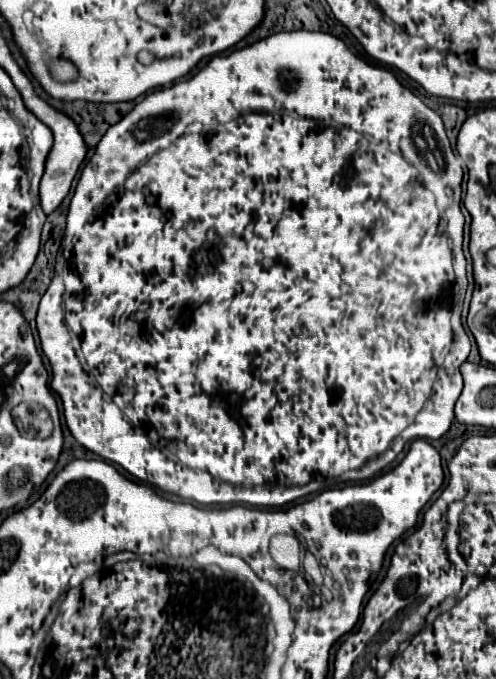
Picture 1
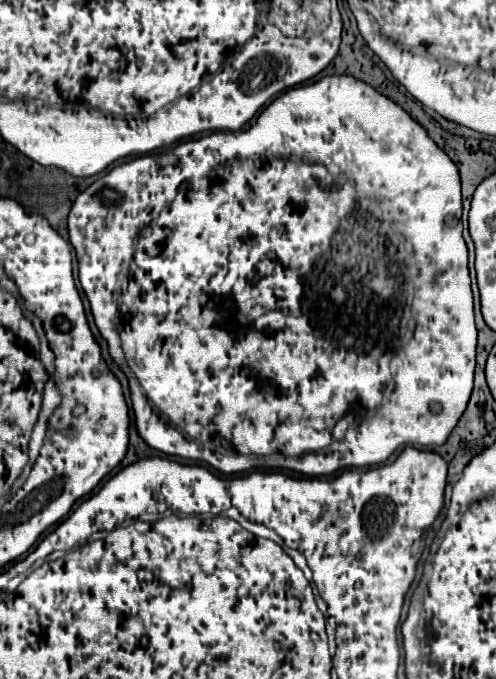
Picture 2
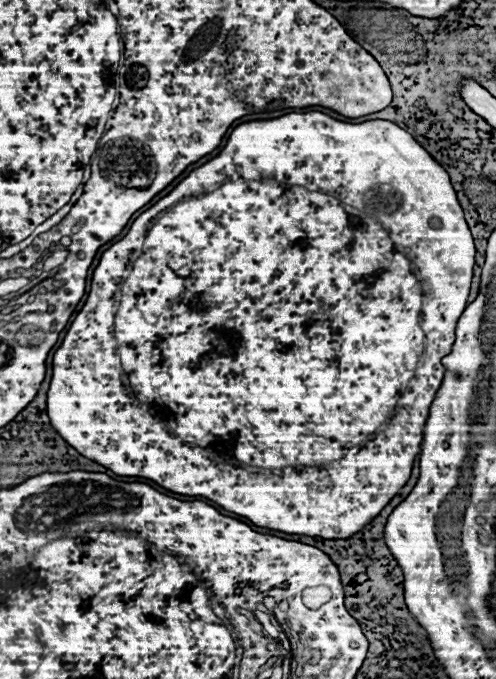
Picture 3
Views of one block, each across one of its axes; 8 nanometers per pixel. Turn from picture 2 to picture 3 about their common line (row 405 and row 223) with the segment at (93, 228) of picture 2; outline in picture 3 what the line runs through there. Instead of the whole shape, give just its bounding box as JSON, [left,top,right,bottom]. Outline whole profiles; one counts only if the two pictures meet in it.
[46,112,476,540]

